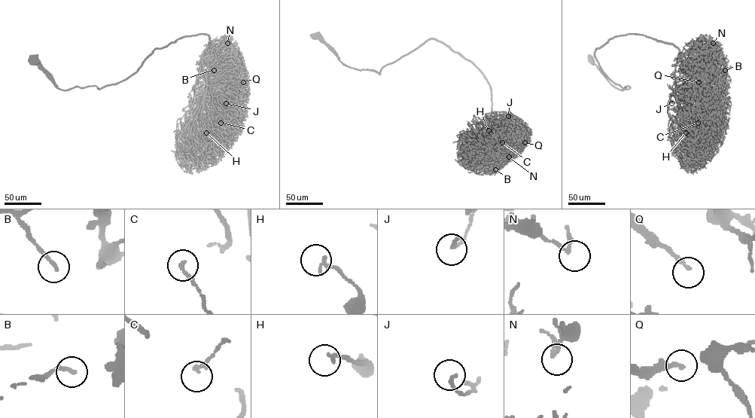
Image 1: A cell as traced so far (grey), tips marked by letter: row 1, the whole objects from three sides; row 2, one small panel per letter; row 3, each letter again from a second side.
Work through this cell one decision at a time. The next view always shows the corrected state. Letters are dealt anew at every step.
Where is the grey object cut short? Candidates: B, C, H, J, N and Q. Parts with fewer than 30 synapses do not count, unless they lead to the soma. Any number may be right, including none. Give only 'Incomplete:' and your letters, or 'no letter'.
Incomplete: B

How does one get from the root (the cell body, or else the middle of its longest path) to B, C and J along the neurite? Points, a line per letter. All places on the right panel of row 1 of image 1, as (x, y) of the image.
B: (591, 60), (613, 86), (628, 89), (603, 71), (595, 50), (640, 34), (673, 44), (684, 67), (725, 70)
C: (591, 60), (613, 86), (627, 89), (603, 71), (595, 50), (627, 34), (673, 44), (683, 109), (698, 123)
J: (591, 60), (613, 86), (627, 89), (603, 71), (595, 50), (627, 34), (673, 44), (678, 54), (671, 103)

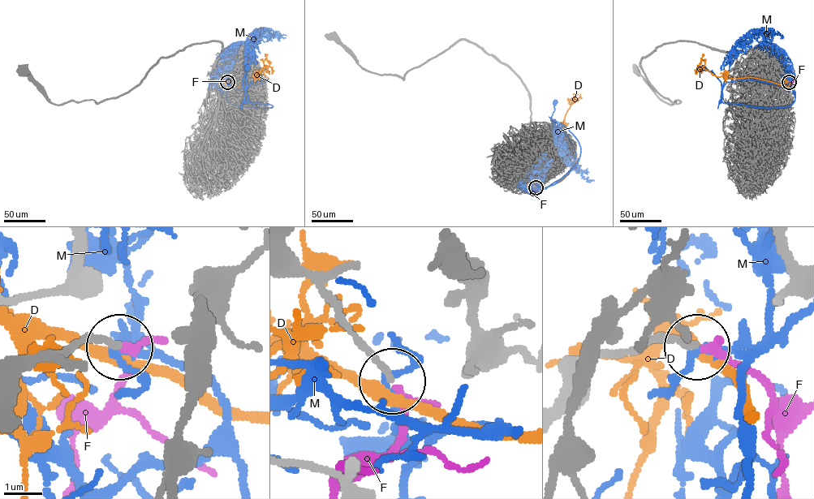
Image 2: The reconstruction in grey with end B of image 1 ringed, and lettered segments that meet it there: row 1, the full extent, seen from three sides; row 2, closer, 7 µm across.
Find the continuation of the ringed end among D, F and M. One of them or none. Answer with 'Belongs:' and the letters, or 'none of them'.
Belongs: F

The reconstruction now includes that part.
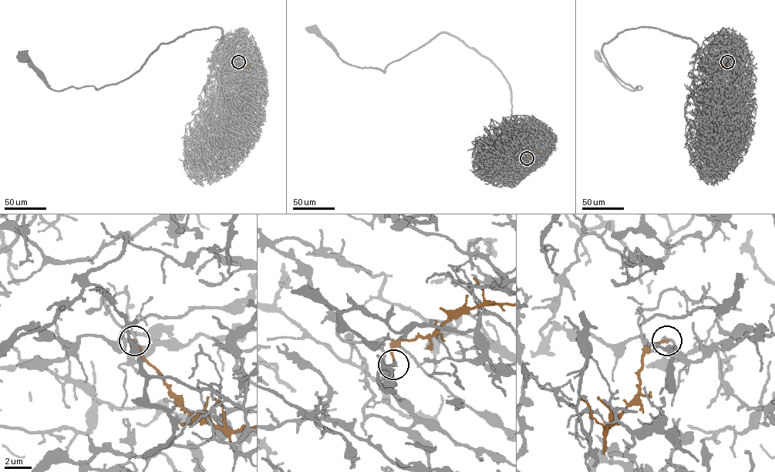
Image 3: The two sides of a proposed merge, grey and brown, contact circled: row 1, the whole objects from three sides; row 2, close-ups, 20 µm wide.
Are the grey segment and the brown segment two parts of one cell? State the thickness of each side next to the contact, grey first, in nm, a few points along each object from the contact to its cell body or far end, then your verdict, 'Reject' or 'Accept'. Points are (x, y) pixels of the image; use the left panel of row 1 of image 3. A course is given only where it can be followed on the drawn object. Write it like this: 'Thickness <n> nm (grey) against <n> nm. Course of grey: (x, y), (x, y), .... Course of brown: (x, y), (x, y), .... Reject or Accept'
Thickness 200 nm (grey) against 170 nm. Course of grey: (238, 62), (211, 72), (220, 27), (162, 43), (138, 70), (97, 89), (52, 90), (21, 57). Course of brown: (238, 62), (243, 67), (251, 65), (247, 64). Reject

